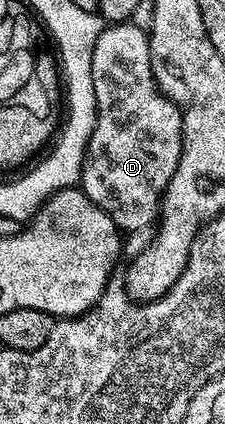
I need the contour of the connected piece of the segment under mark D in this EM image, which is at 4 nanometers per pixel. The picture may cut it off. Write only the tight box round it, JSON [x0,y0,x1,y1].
[81,21,183,232]

